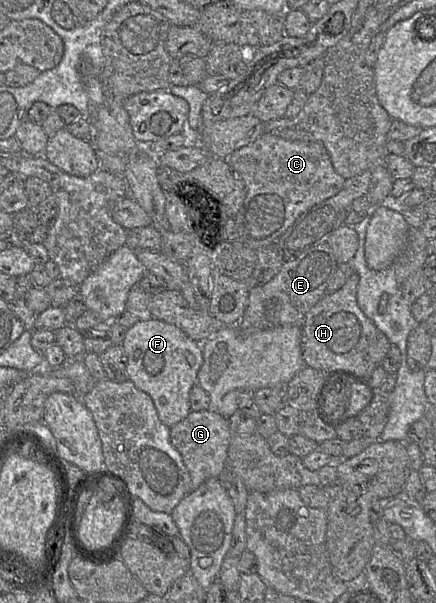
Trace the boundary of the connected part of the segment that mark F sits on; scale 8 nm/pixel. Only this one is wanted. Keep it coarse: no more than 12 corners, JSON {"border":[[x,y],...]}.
{"border":[[143,316],[121,344],[128,379],[168,428],[191,411],[201,344]]}

